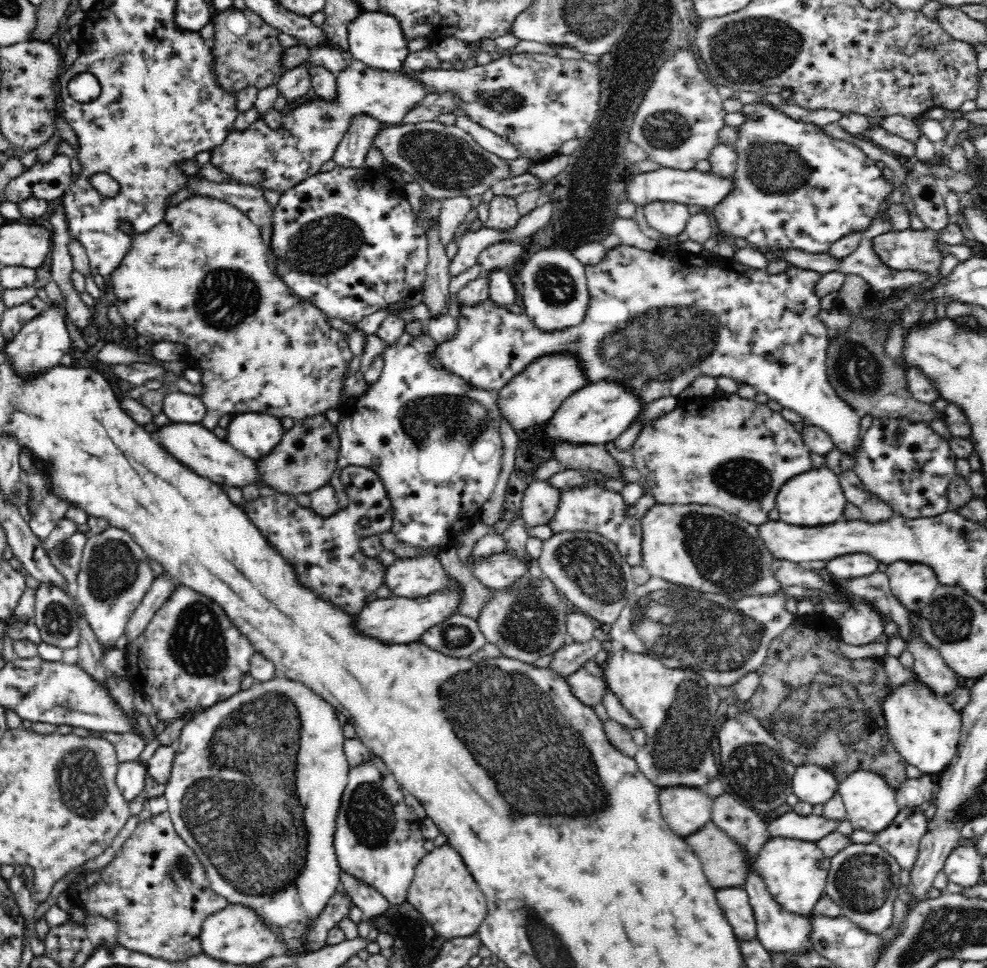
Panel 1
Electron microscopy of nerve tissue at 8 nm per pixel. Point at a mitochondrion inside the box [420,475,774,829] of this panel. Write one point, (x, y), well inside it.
(513, 710)

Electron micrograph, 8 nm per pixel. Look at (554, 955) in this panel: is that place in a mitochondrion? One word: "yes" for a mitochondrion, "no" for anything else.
yes

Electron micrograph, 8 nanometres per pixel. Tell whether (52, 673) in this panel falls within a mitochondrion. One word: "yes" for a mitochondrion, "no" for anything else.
no

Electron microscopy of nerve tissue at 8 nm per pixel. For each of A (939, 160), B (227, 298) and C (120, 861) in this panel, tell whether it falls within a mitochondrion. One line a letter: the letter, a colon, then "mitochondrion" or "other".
A: other
B: mitochondrion
C: other

